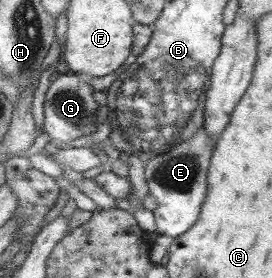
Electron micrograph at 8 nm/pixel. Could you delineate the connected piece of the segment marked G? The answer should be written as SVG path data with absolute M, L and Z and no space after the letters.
M74 73L60 74L55 81L51 82L45 93L43 103L43 125L42 129L51 139L59 145L73 141L75 137L87 135L95 131L91 119L97 109L91 91L93 87L85 81L79 81Z

